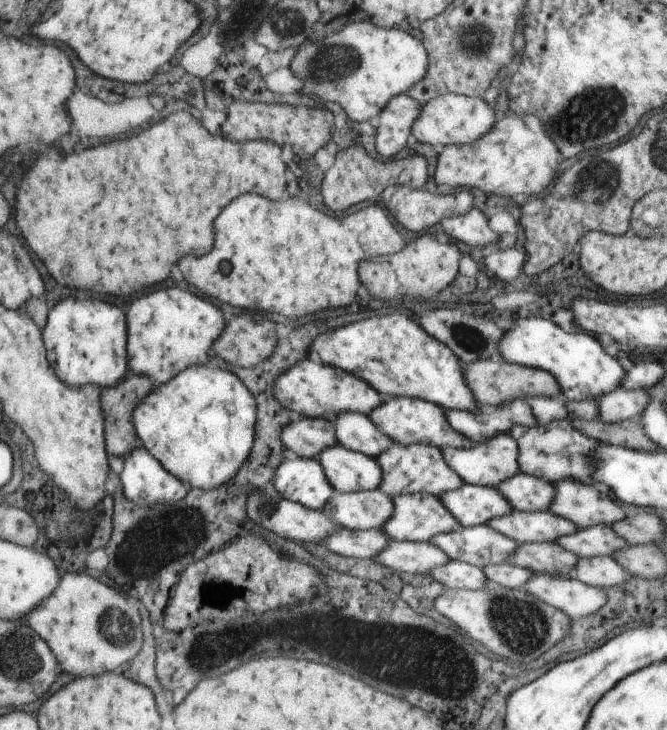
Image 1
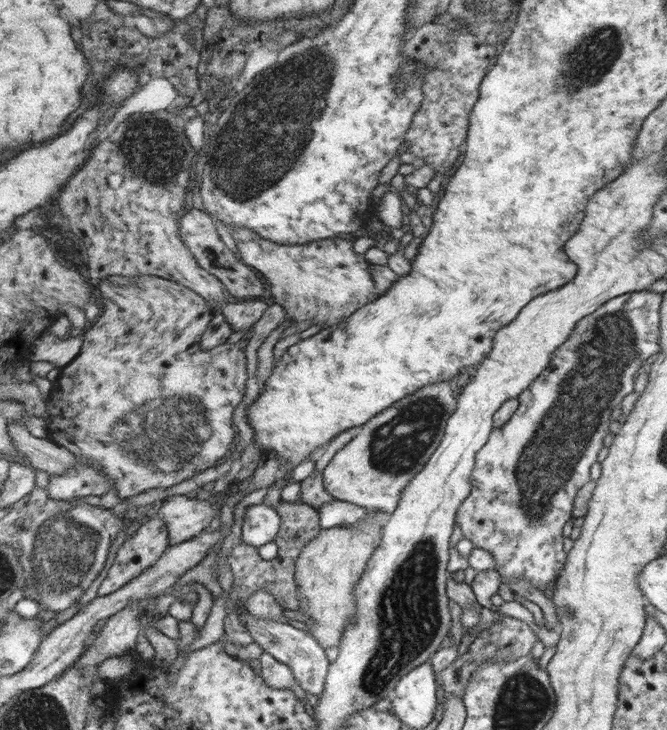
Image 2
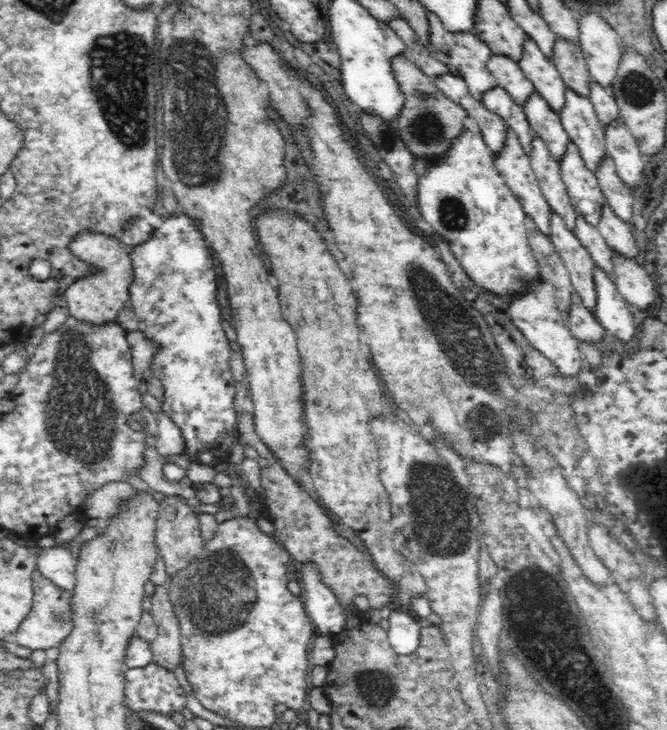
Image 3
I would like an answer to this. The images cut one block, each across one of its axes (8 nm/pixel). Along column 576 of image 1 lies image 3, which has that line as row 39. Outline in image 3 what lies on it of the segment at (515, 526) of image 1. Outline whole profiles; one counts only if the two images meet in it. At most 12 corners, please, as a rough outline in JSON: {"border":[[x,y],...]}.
{"border":[[532,38],[523,40],[521,71],[554,111],[568,87]]}

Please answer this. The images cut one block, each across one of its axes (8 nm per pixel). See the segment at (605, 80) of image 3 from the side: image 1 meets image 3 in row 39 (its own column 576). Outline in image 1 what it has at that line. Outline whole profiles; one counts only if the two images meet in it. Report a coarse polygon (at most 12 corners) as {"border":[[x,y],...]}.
{"border":[[535,573],[524,589],[575,623],[608,602],[573,576]]}

